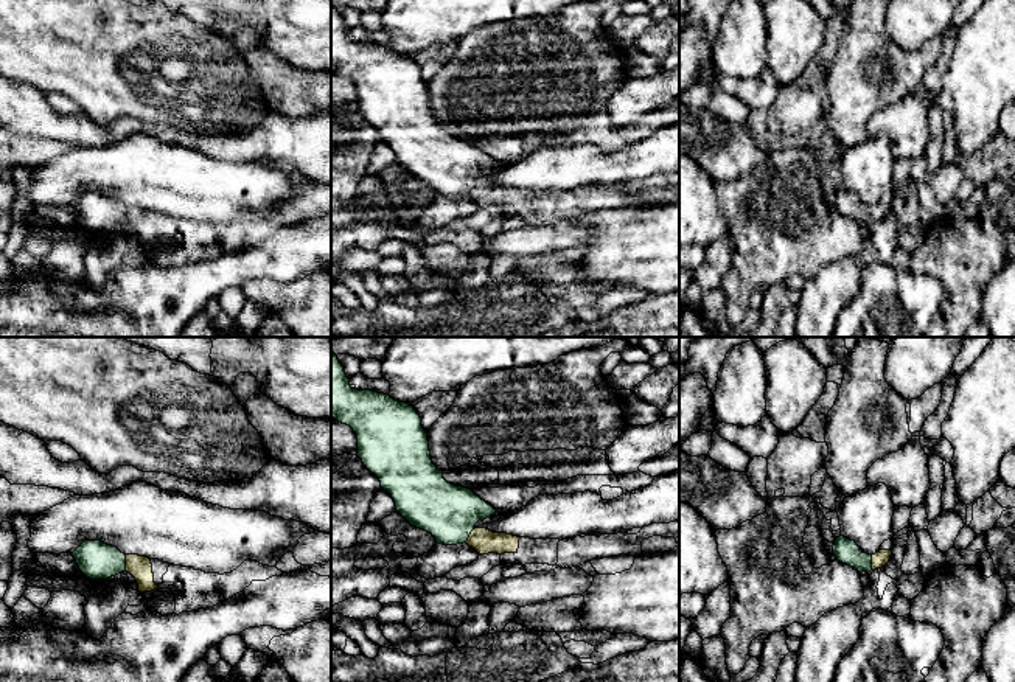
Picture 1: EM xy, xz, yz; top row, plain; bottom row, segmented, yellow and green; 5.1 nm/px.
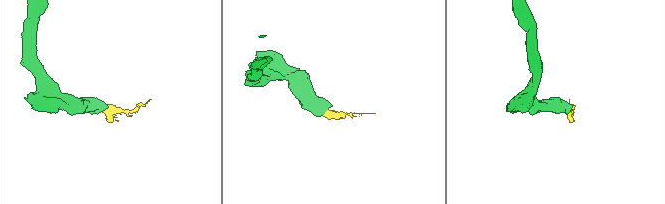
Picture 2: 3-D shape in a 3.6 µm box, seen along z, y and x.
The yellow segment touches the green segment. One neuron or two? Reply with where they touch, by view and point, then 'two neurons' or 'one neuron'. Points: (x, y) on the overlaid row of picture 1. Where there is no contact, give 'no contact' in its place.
xy (126, 563) | one neuron

